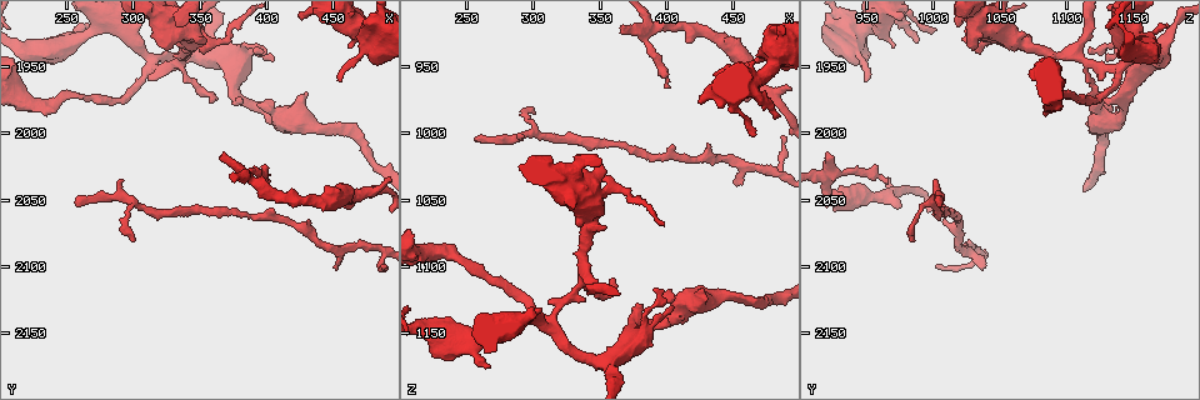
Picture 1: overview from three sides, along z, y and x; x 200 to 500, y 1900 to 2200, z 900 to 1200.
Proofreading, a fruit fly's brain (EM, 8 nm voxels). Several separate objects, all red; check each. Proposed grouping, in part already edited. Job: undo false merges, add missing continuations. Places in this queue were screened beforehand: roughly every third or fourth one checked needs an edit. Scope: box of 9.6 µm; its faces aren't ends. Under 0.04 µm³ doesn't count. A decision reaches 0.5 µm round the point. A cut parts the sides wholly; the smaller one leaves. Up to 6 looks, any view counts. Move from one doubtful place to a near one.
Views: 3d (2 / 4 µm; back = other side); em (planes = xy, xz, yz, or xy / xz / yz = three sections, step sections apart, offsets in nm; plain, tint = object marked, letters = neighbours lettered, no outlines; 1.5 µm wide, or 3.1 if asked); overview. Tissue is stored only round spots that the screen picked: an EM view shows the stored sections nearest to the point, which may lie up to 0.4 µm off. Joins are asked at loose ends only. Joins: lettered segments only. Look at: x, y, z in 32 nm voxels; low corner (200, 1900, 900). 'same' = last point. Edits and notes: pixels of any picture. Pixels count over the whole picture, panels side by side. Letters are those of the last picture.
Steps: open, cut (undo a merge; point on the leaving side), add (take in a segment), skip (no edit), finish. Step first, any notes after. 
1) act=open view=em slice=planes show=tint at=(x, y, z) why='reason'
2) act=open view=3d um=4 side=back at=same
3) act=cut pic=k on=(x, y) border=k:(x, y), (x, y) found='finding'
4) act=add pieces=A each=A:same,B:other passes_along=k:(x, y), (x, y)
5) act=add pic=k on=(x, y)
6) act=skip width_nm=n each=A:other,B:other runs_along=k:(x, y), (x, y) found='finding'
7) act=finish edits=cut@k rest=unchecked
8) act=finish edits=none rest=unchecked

act=open view=3d um=4 at=(360, 1974, 1110) why='branch stops here'

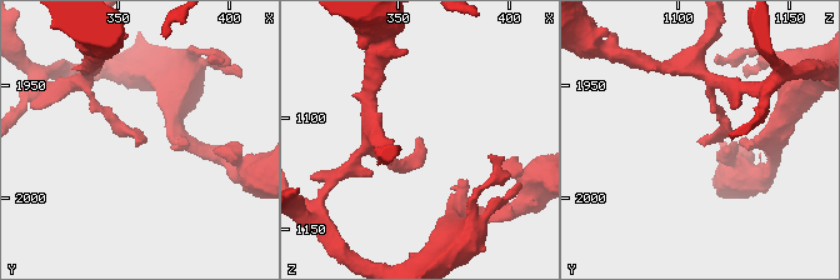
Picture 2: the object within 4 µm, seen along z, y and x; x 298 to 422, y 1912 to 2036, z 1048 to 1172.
act=open view=em slice=xz step=4 show=letters at=(358, 1974, 1109)

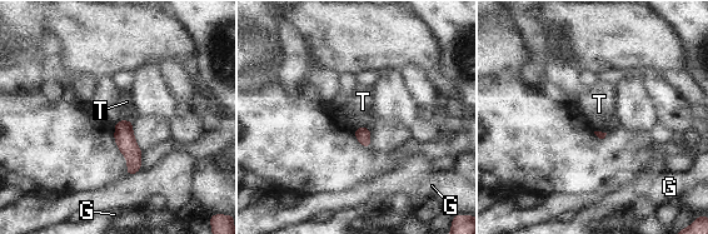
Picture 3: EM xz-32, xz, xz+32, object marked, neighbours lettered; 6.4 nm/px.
act=skip each=G:other,T:other found='none of them fits'

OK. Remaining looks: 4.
act=open view=3d um=4 at=(366, 2014, 920) why='an open end'

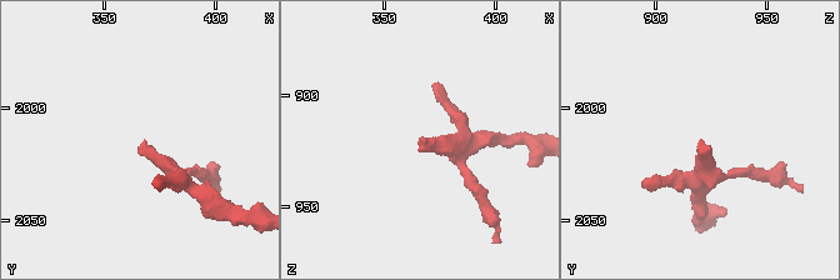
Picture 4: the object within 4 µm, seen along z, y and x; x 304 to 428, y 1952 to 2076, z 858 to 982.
act=open view=em slice=xz step=4 show=letters at=(367, 2014, 921) why='now the EM'

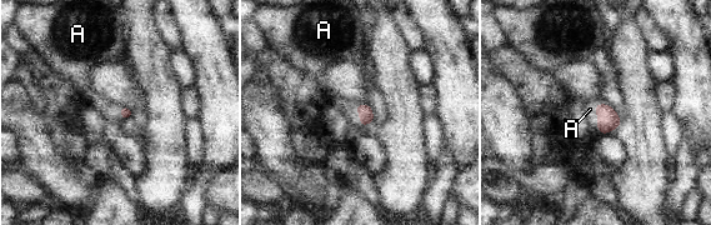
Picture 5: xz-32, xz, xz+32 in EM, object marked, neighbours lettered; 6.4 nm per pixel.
act=add pieces=A each=A:same passes_along=5:(365, 111), (359, 114), (348, 108) found='it goes on there'

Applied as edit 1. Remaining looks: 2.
act=finish edits=add@5 rest=unchecked

